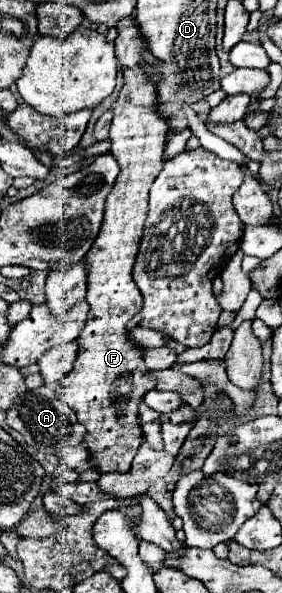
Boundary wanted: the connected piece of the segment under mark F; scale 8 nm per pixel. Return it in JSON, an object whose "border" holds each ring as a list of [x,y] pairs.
{"border":[[[123,18],[117,26],[119,36],[115,40],[115,52],[119,62],[123,64],[123,74],[125,74],[125,86],[117,98],[117,102],[113,104],[113,124],[111,124],[111,154],[115,156],[115,160],[119,162],[119,176],[117,182],[105,202],[105,222],[101,226],[101,234],[97,236],[97,240],[93,242],[89,254],[85,256],[85,264],[87,264],[87,302],[91,306],[89,310],[89,318],[85,328],[81,330],[77,342],[79,342],[79,354],[77,360],[73,364],[73,370],[61,380],[61,388],[57,394],[65,404],[69,404],[75,414],[77,420],[87,428],[85,434],[85,446],[91,454],[89,464],[91,468],[99,470],[99,474],[107,474],[107,472],[127,472],[131,468],[131,462],[139,450],[139,444],[143,440],[143,432],[141,432],[141,422],[139,422],[139,402],[143,398],[143,394],[147,390],[155,388],[155,378],[145,378],[149,368],[143,362],[143,354],[145,348],[139,346],[137,342],[133,342],[129,338],[129,330],[127,330],[127,322],[133,318],[133,314],[137,314],[143,306],[143,298],[141,292],[137,290],[137,284],[133,282],[133,264],[135,264],[135,256],[139,252],[139,242],[143,236],[143,224],[147,220],[147,212],[149,212],[149,188],[153,184],[153,180],[157,178],[157,174],[163,168],[163,150],[165,150],[165,136],[169,130],[167,120],[163,120],[157,112],[157,104],[155,104],[155,86],[145,78],[145,70],[143,66],[139,66],[141,60],[141,52],[145,52],[145,46],[141,46],[141,34],[137,34],[137,24],[133,22],[133,18]]]}

